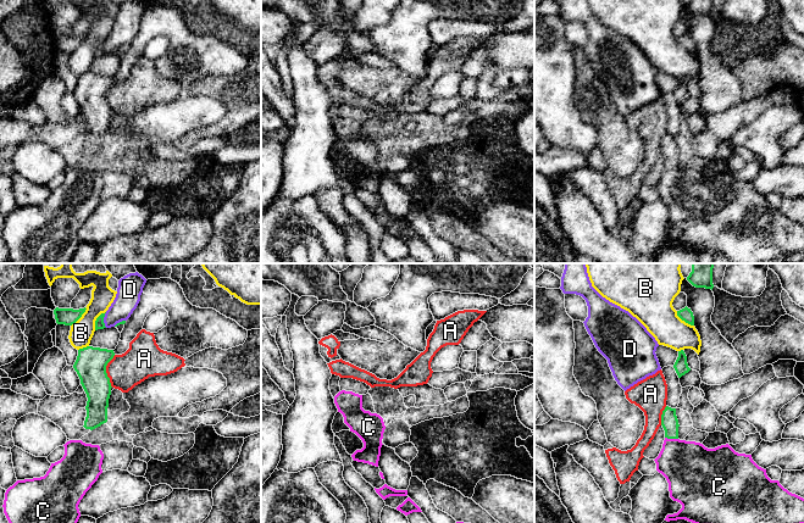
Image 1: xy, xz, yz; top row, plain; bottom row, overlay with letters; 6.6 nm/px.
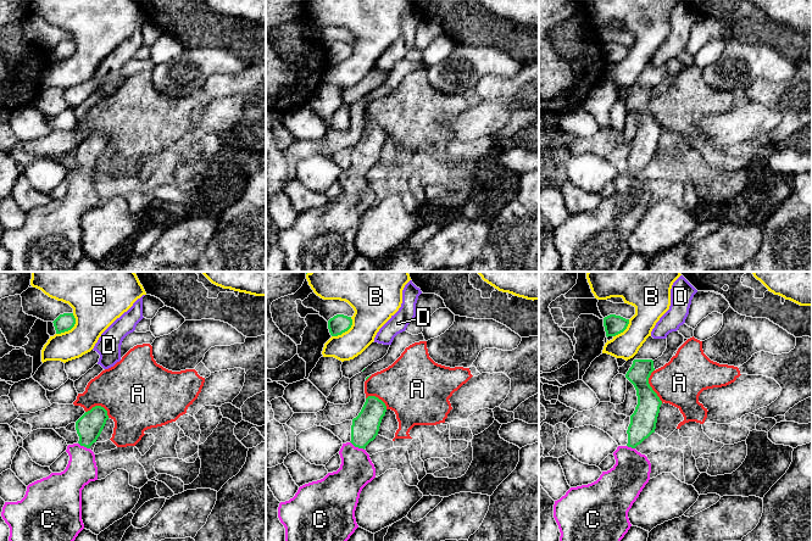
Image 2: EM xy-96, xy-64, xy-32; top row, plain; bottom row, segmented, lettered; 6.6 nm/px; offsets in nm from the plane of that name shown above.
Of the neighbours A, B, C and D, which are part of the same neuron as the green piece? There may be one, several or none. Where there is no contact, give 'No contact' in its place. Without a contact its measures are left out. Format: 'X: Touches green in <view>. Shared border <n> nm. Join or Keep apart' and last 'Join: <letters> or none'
A: Touches green in xy. Shared border 220 nm. Keep apart
B: Touches green in xy. Shared border 150 nm. Keep apart
C: Touches green in yz. Shared border 90 nm. Join
D: Touches green in xy. Shared border 100 nm. Keep apart
Join: C

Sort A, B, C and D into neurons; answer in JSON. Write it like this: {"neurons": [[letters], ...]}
{"neurons": [["A"], ["B"], ["C"], ["D"]]}

